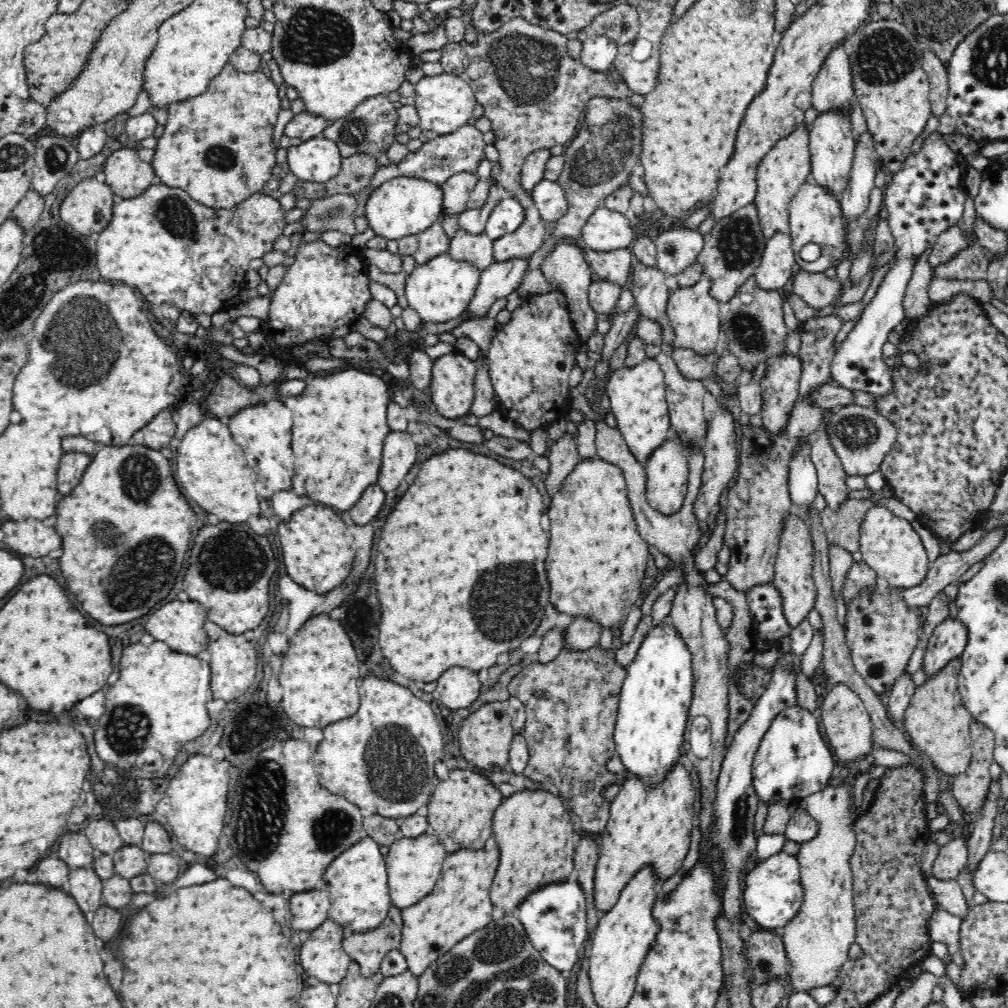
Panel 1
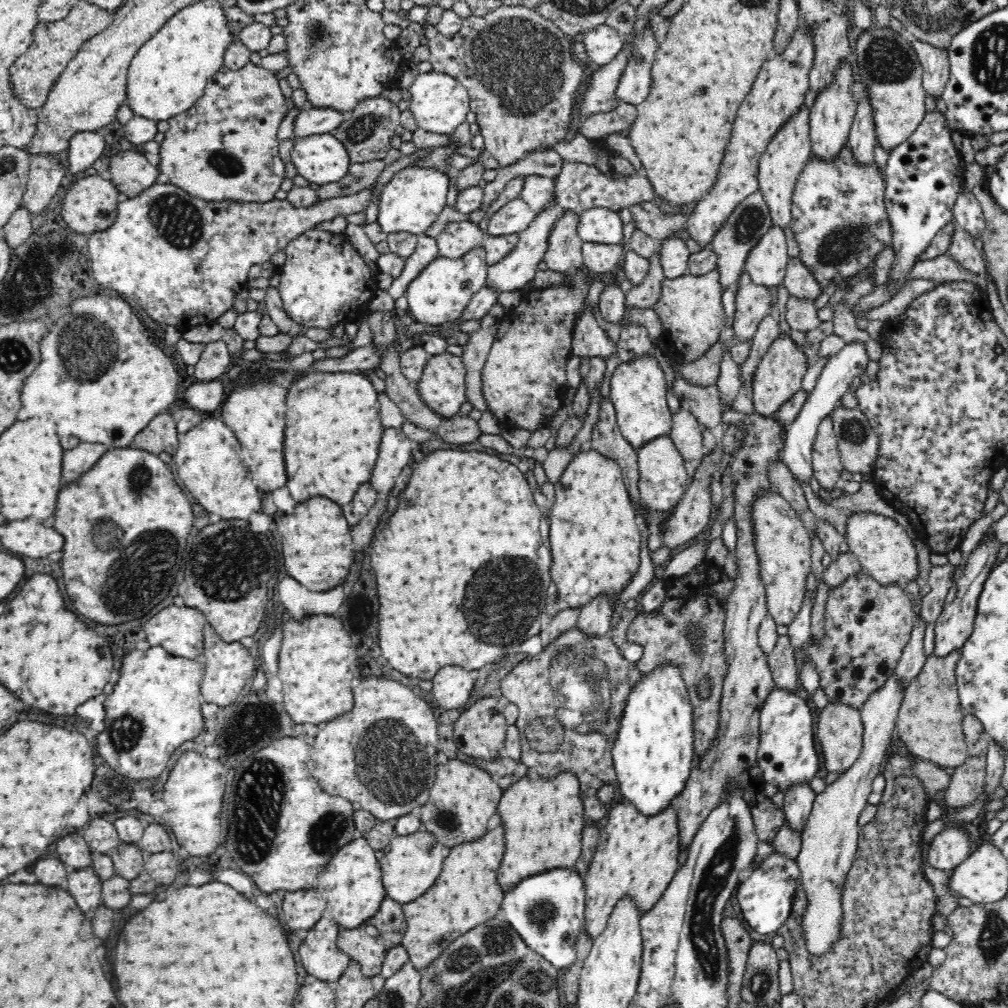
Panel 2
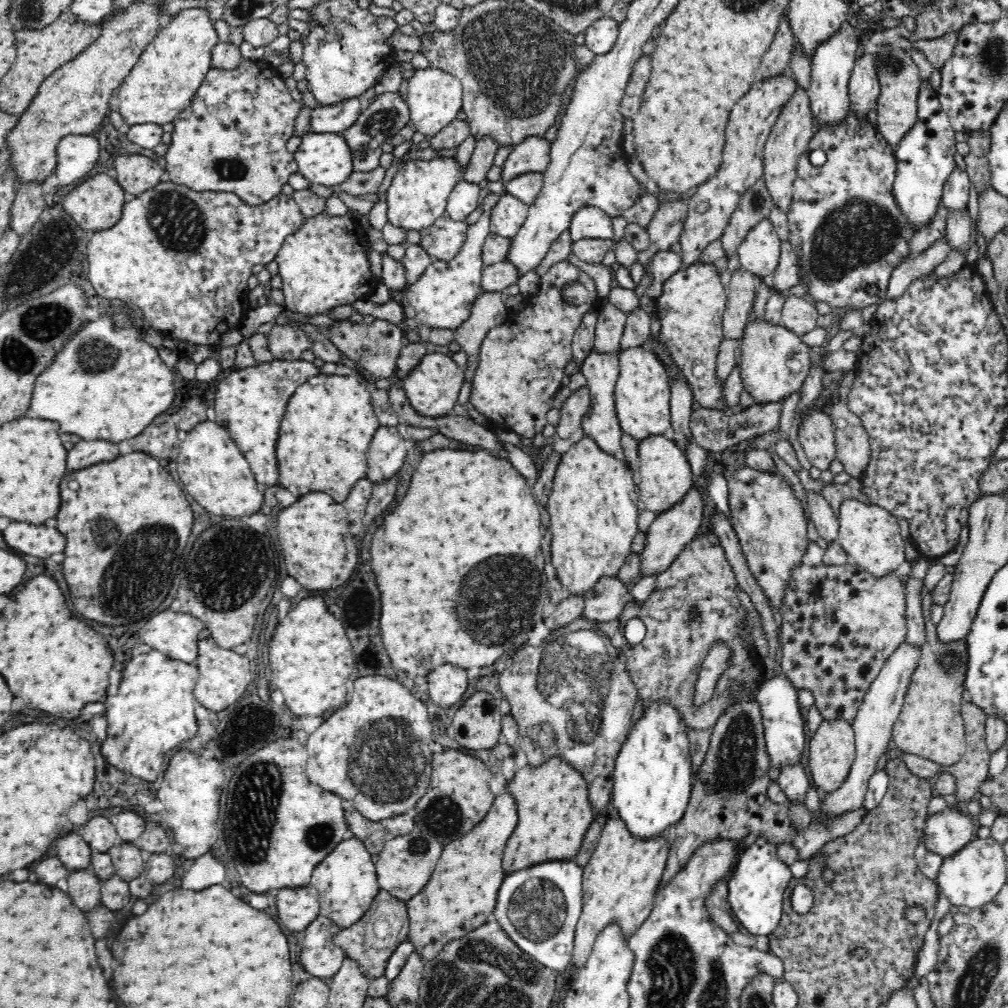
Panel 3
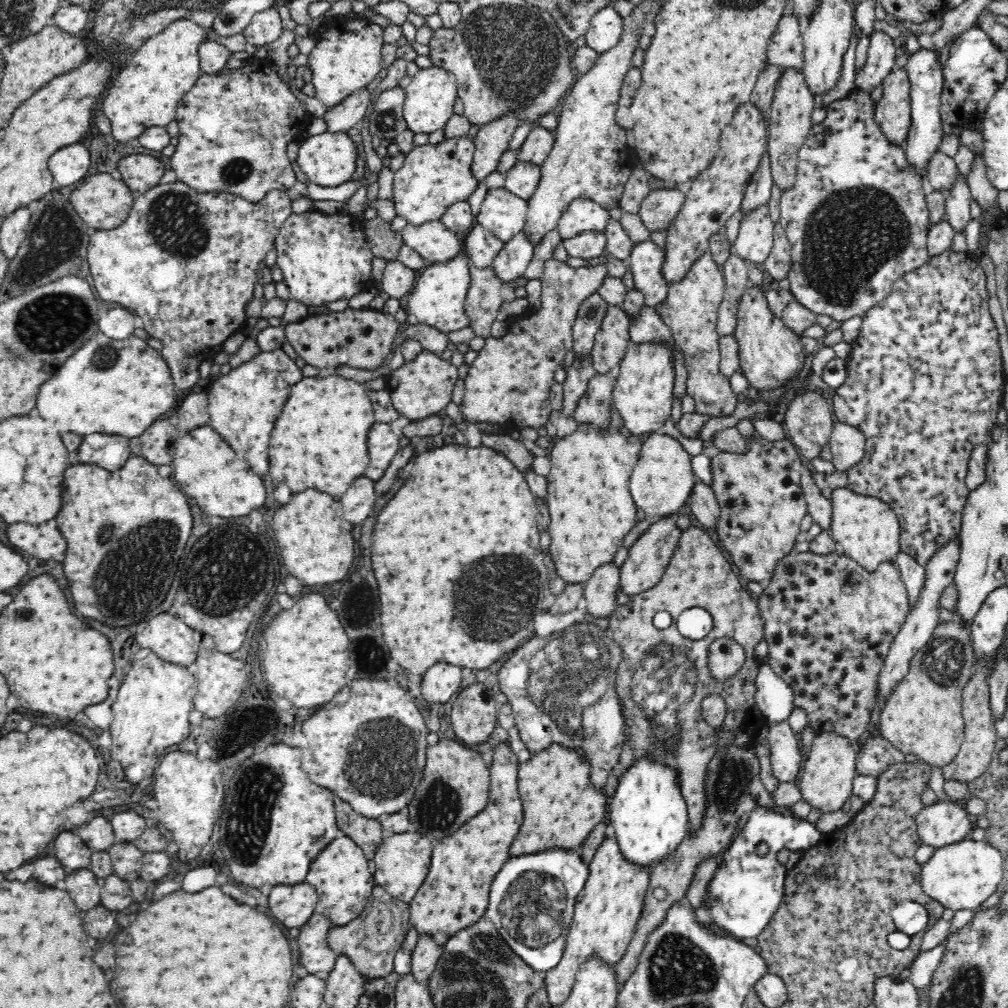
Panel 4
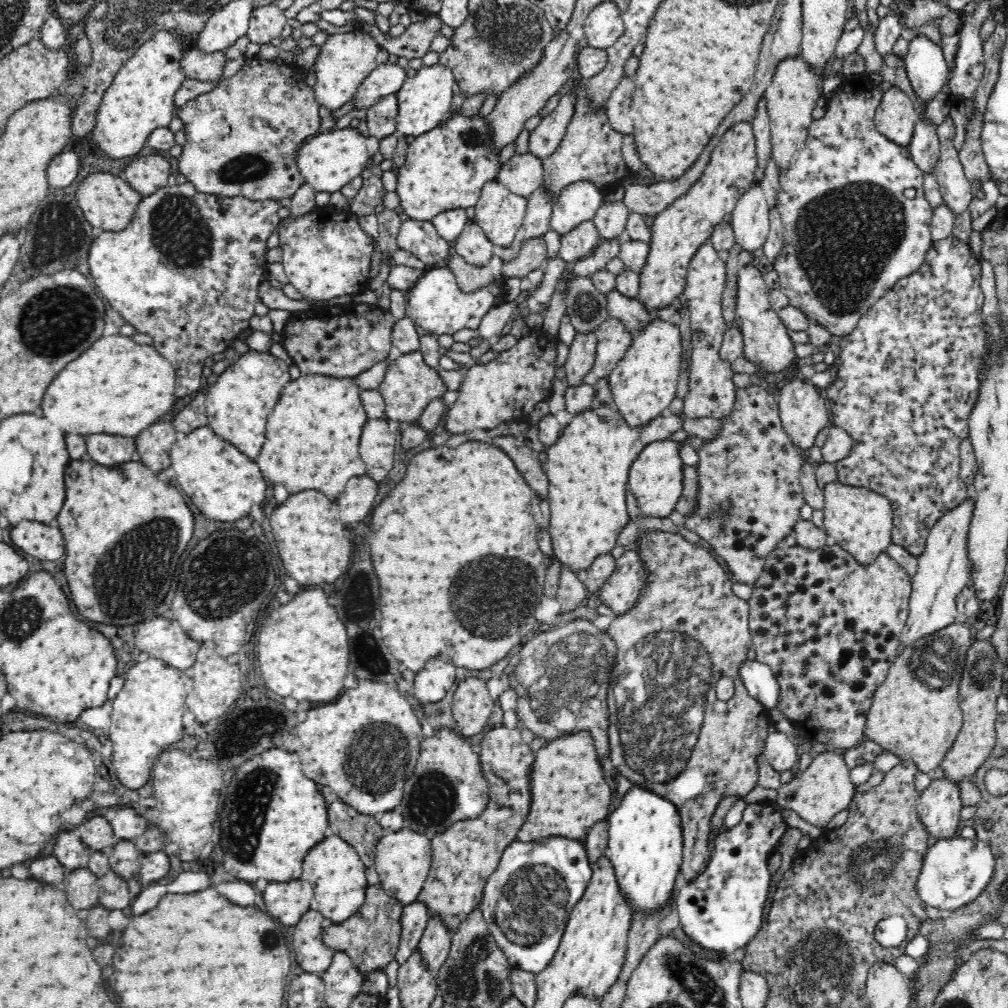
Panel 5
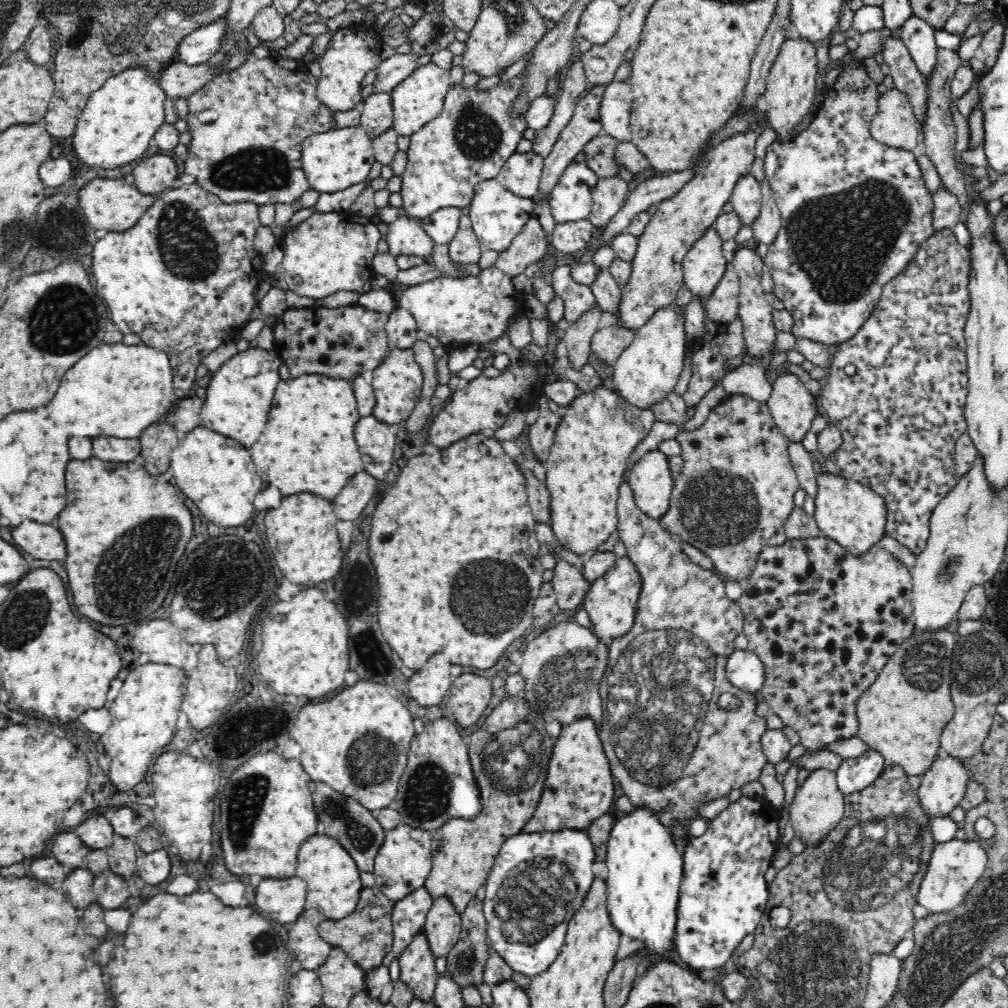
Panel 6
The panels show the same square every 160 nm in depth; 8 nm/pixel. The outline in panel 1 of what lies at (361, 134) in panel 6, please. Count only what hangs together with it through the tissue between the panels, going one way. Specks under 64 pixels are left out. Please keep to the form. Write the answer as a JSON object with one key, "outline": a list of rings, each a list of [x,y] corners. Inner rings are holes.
{"outline":[[[324,136],[314,137],[302,141],[297,146],[287,148],[287,162],[289,170],[295,174],[300,181],[326,183],[336,176],[341,169],[343,156],[339,146],[329,138]]]}

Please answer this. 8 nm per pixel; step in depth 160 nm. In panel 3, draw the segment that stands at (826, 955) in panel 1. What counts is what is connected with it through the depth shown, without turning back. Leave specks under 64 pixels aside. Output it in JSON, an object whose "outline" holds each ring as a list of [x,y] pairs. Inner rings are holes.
{"outline":[[[904,640],[890,654],[891,656],[886,660],[879,676],[876,676],[874,682],[870,684],[870,688],[866,691],[866,696],[864,696],[852,724],[855,736],[855,762],[841,787],[837,791],[826,795],[826,800],[820,808],[820,811],[823,812],[823,818],[826,818],[826,814],[844,814],[844,812],[852,812],[863,808],[870,776],[878,768],[881,768],[882,756],[891,741],[892,724],[898,721],[898,714],[902,710],[906,690],[908,690],[912,676],[921,661],[920,650],[920,646],[910,644],[907,640]]]}

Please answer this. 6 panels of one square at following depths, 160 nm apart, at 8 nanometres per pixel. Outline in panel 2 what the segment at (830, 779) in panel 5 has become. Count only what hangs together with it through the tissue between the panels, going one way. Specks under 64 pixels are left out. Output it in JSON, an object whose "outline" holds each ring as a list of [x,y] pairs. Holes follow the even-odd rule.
{"outline":[[[828,703],[820,711],[814,738],[820,743],[822,764],[824,764],[826,774],[842,774],[855,763],[862,748],[862,734],[864,734],[864,725],[860,719],[859,709],[846,704]]]}

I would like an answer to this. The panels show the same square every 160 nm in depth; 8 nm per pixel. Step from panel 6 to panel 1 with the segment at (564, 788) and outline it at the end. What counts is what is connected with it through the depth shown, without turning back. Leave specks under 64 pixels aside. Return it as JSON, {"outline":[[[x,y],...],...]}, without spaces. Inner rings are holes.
{"outline":[[[525,788],[503,798],[494,813],[492,825],[500,854],[500,868],[490,890],[494,906],[514,910],[536,888],[564,882],[570,876],[575,869],[574,816],[570,813],[557,794],[543,788]]]}

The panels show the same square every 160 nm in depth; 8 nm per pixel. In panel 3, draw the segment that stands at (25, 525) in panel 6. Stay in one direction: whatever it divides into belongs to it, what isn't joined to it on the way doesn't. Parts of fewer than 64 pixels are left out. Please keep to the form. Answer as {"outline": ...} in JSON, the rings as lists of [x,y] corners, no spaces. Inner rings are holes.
{"outline":[[[56,518],[48,519],[40,526],[12,522],[4,530],[4,540],[10,548],[38,558],[60,554],[66,544],[66,538],[57,530]]]}

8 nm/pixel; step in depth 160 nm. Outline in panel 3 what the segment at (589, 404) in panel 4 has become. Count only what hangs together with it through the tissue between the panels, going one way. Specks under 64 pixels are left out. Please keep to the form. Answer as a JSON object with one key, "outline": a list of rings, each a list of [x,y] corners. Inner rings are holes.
{"outline":[[[594,350],[586,357],[581,370],[586,378],[586,384],[590,389],[590,406],[588,412],[584,414],[581,425],[585,434],[590,436],[596,444],[608,454],[624,458],[622,447],[620,447],[620,436],[622,429],[615,409],[615,386],[619,375],[618,353],[608,353],[598,355]]]}

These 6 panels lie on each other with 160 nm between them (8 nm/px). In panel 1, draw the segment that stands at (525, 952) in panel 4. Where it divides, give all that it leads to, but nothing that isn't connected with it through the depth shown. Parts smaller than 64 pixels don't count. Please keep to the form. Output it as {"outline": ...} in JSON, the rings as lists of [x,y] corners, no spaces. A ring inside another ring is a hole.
{"outline":[[[579,881],[552,882],[530,892],[518,906],[518,920],[522,923],[532,946],[554,968],[567,974],[582,960],[587,946],[587,900]]]}

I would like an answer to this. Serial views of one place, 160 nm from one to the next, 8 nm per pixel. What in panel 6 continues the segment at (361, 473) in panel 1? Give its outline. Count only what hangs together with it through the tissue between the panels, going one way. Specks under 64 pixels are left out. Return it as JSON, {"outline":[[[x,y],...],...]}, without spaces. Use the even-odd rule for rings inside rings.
{"outline":[[[302,375],[298,378],[280,379],[274,402],[268,416],[268,426],[260,440],[250,448],[250,454],[260,470],[268,476],[268,480],[282,490],[284,496],[312,492],[322,498],[332,500],[348,480],[362,472],[364,462],[360,458],[358,446],[354,442],[354,424],[358,422],[358,410],[354,400],[354,389],[349,379],[338,379],[326,375]]]}

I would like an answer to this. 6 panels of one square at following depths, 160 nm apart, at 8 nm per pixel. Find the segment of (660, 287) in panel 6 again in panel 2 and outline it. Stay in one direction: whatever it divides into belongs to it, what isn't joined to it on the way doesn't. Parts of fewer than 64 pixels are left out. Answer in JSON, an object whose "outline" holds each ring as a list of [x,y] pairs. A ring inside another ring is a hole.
{"outline":[[[801,25],[794,33],[790,46],[780,56],[774,60],[770,58],[762,66],[754,82],[754,88],[750,90],[750,96],[746,96],[746,100],[742,100],[738,108],[738,116],[732,128],[732,138],[726,146],[726,156],[722,160],[722,168],[720,168],[714,188],[706,192],[700,201],[685,210],[688,211],[687,232],[701,249],[708,247],[714,235],[730,218],[738,204],[759,190],[759,156],[766,150],[774,134],[779,132],[782,124],[796,115],[799,108],[805,104],[813,61],[813,42],[806,33],[806,27]]]}

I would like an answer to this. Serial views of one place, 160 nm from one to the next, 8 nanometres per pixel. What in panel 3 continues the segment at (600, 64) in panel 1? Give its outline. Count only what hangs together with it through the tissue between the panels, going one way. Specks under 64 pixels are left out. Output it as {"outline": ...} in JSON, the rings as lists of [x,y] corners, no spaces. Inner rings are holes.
{"outline":[[[606,14],[606,16],[594,20],[592,26],[589,26],[584,33],[585,46],[593,50],[596,55],[604,55],[616,45],[619,22]]]}

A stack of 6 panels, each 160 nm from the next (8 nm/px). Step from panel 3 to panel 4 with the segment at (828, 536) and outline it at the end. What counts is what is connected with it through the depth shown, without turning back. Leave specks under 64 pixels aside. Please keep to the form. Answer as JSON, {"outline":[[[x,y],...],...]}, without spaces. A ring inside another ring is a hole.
{"outline":[[[804,466],[801,474],[801,487],[807,502],[807,512],[813,520],[826,532],[831,532],[832,503],[829,498],[823,495],[819,486],[815,483],[812,472]]]}

